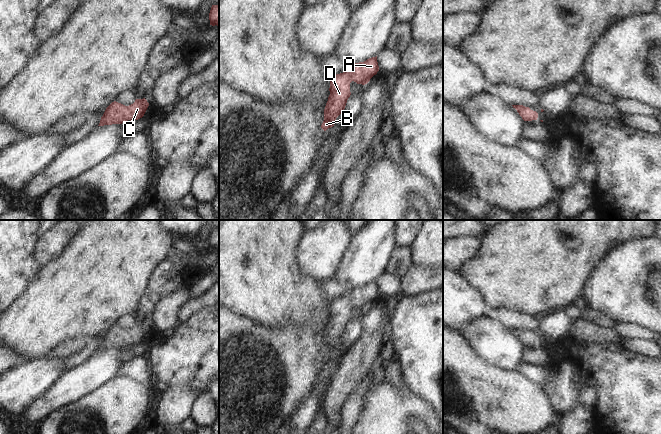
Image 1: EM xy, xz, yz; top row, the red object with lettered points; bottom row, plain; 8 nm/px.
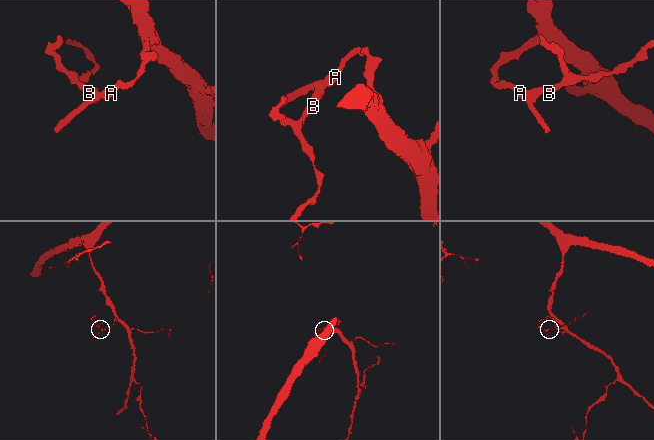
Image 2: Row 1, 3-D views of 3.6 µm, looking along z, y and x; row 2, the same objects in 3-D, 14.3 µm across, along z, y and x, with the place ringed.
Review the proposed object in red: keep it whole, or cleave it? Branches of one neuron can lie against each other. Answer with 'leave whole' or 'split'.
leave whole

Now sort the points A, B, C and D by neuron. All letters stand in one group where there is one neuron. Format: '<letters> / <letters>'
A B C D

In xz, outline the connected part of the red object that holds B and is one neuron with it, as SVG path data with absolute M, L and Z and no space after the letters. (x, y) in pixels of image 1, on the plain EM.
M377 280L364 286L355 287L348 295L334 298L330 305L330 319L324 333L324 345L321 352L326 355L334 350L336 342L345 333L348 322L351 319L350 307L365 309L377 298L379 290Z

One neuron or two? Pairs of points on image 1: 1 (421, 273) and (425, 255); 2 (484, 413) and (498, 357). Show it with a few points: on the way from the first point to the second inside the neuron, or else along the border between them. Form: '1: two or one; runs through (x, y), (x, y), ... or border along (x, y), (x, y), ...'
1: two; border along (415, 263), (432, 266)
2: two; border along (477, 353), (490, 365), (517, 372)

